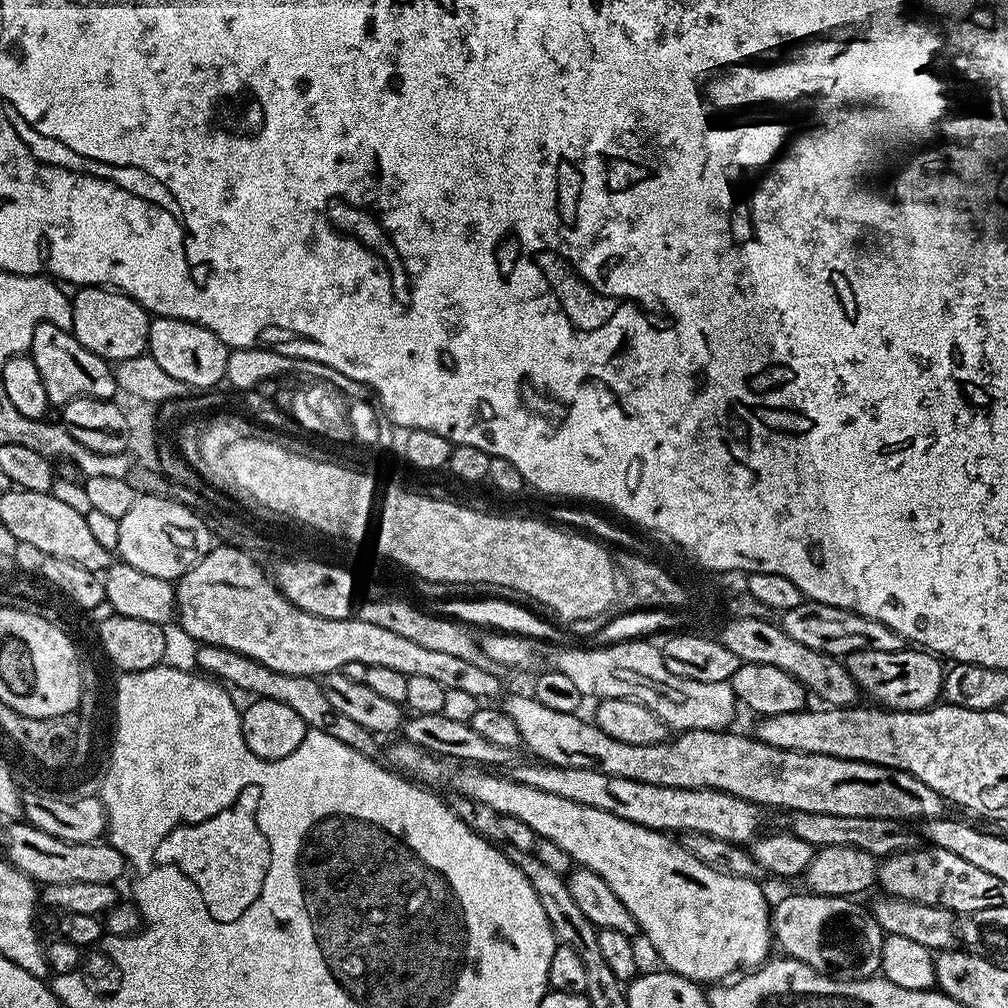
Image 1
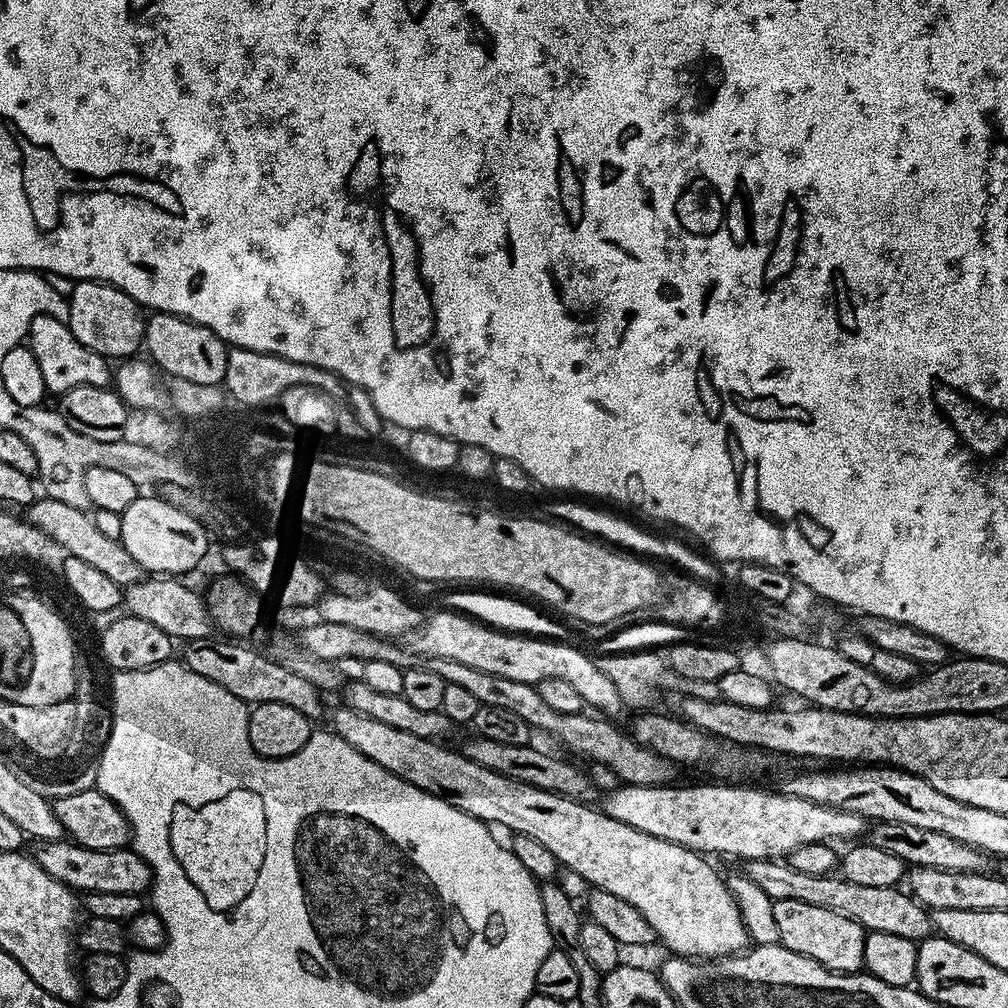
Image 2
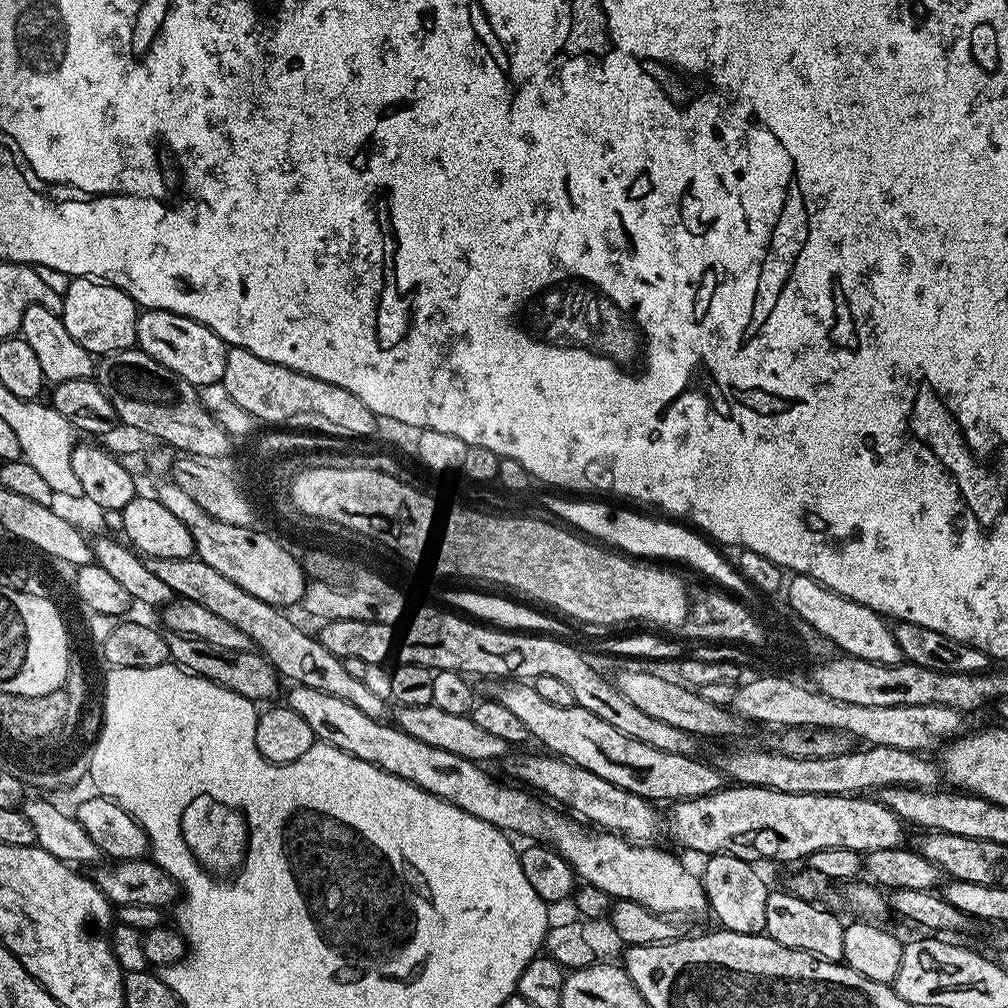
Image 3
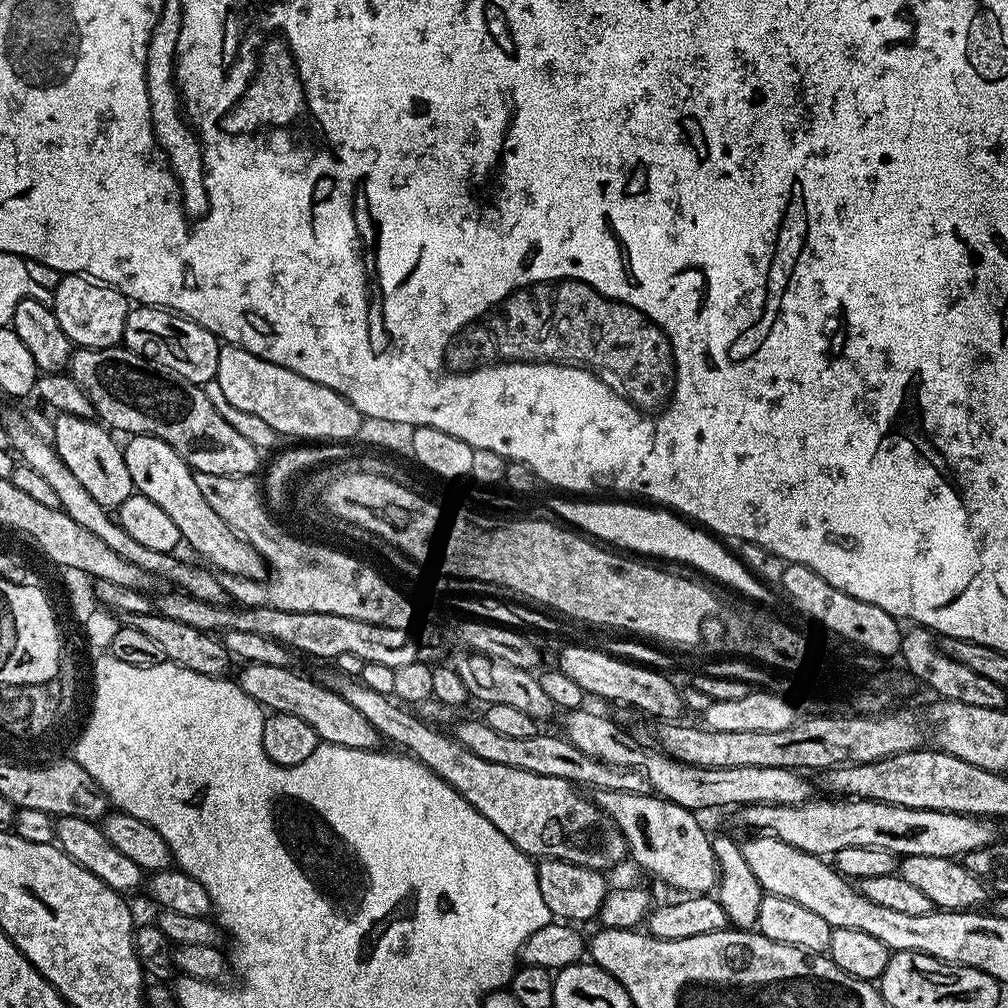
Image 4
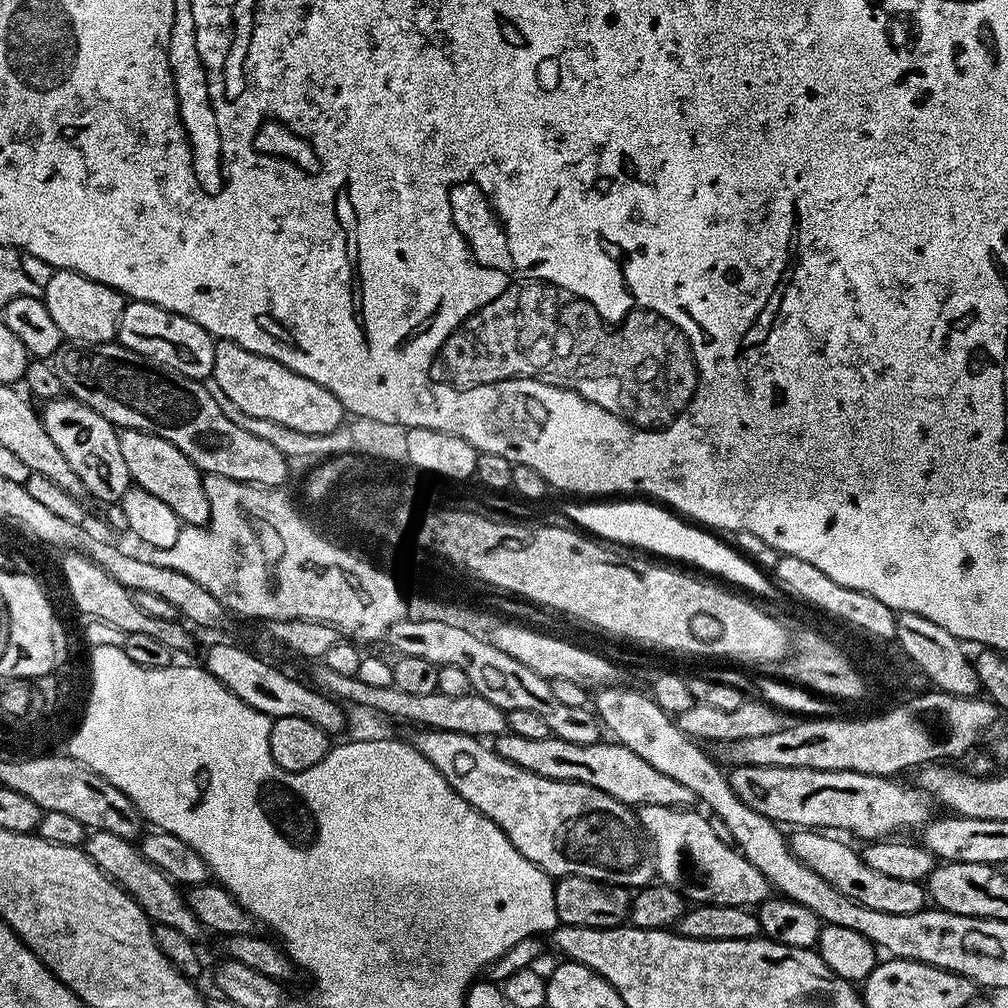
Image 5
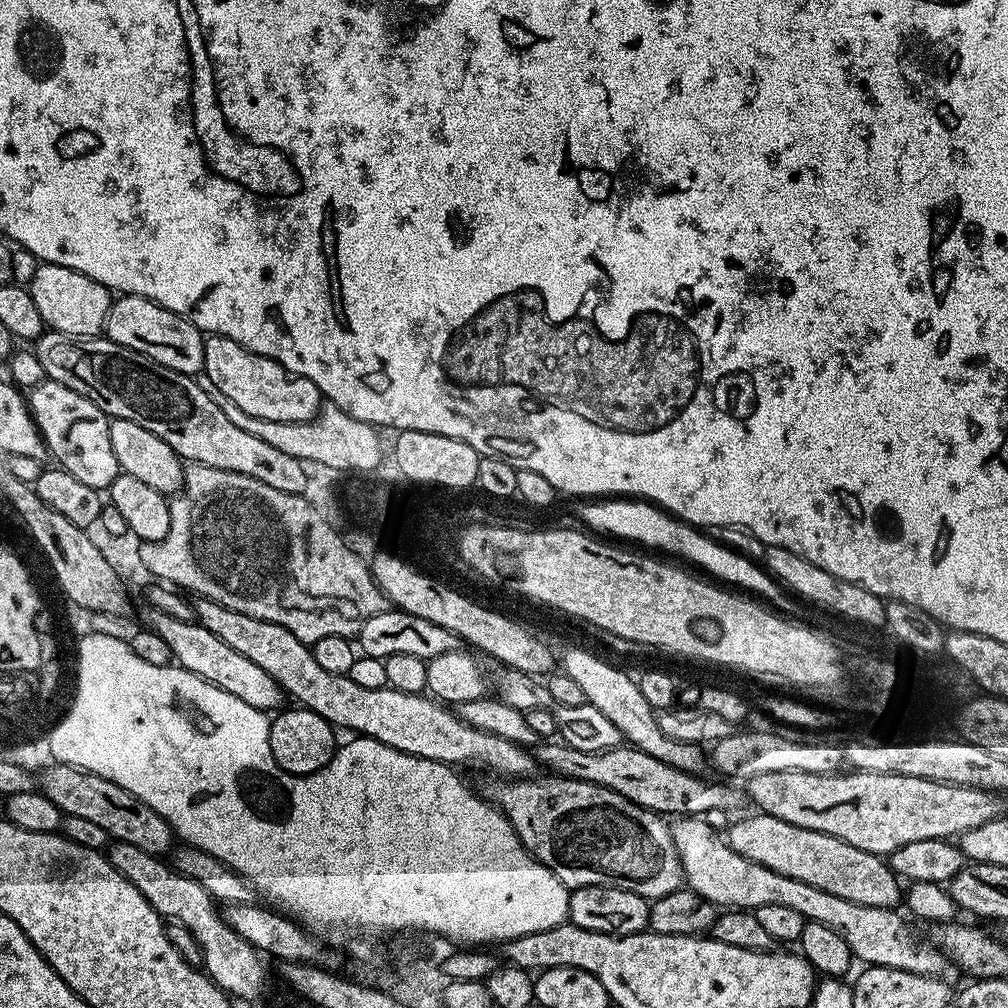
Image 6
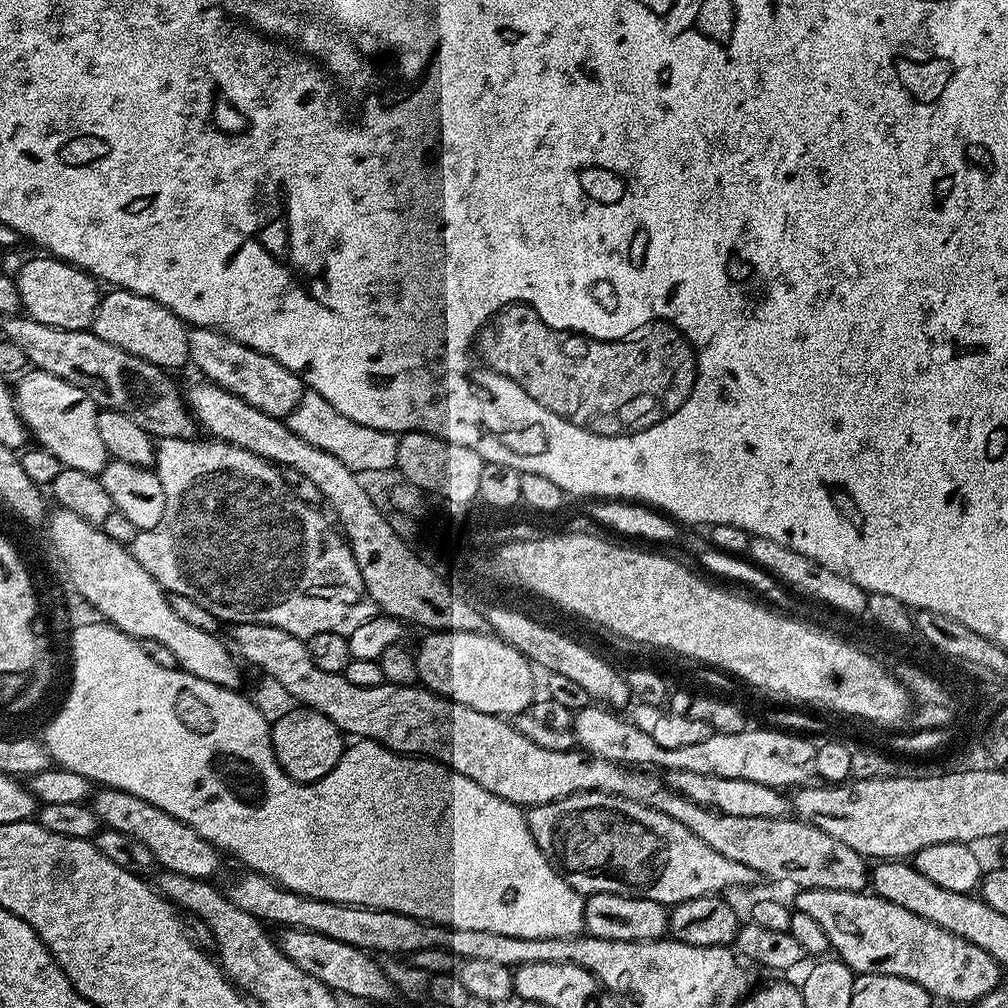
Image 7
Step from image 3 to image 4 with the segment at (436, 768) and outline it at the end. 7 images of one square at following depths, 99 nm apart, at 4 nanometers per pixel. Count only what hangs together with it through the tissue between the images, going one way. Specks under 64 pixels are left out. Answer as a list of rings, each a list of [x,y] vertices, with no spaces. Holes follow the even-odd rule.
[[[244,664],[241,667],[238,683],[240,688],[257,705],[268,708],[269,713],[281,712],[282,714],[294,714],[294,718],[302,718],[302,722],[308,723],[315,730],[317,737],[325,744],[334,746],[346,746],[354,750],[366,750],[367,752],[379,749],[382,738],[378,730],[359,710],[354,710],[346,698],[333,692],[331,687],[319,684],[308,676],[296,672],[292,668],[282,666],[262,666],[261,664]]]

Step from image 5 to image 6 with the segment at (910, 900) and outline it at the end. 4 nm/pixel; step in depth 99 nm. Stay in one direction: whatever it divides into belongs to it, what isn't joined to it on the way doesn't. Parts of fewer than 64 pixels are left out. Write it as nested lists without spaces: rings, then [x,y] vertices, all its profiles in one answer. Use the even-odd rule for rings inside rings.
[[[755,815],[736,820],[726,829],[728,844],[742,854],[742,858],[778,874],[786,874],[786,878],[798,878],[798,882],[818,886],[818,890],[826,890],[826,894],[846,898],[855,904],[893,910],[901,907],[902,881],[887,859],[858,850],[858,846],[842,842],[842,838],[834,838],[818,830],[806,830],[802,826],[794,826],[794,822],[782,822],[782,818]]]

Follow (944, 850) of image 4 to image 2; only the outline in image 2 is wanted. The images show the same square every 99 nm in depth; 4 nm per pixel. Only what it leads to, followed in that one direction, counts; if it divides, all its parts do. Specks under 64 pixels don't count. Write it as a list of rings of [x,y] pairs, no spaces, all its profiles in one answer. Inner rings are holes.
[[[715,782],[716,784],[686,784],[676,788],[675,783],[658,786],[634,786],[621,783],[620,788],[612,788],[604,796],[602,810],[610,818],[618,822],[626,822],[626,826],[634,826],[634,830],[642,830],[642,834],[650,834],[654,838],[662,838],[666,842],[674,842],[692,852],[709,854],[721,852],[724,856],[737,856],[740,862],[745,860],[779,860],[791,857],[798,846],[837,842],[836,840],[855,839],[866,828],[864,817],[846,812],[843,808],[827,808],[814,802],[806,802],[806,798],[787,796],[782,790],[767,792],[764,788],[743,788],[740,782]]]

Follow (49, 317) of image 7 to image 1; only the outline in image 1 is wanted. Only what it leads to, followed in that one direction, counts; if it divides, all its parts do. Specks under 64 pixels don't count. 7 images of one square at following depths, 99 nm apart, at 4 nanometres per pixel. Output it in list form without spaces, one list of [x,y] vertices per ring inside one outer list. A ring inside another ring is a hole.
[[[84,286],[79,289],[72,301],[72,327],[73,336],[94,354],[103,360],[119,362],[129,360],[135,356],[145,355],[148,347],[148,325],[150,313],[142,307],[137,300],[124,295],[119,290],[108,286]]]

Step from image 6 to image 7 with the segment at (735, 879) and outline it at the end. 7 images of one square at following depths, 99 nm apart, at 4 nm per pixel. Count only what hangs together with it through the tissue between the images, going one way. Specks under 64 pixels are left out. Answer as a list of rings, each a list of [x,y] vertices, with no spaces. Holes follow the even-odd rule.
[[[801,888],[795,893],[795,911],[810,914],[822,930],[826,930],[829,945],[853,973],[882,974],[906,978],[928,991],[929,996],[957,1000],[960,1004],[978,1002],[1002,979],[1001,965],[986,950],[886,902],[881,896],[846,890]]]

